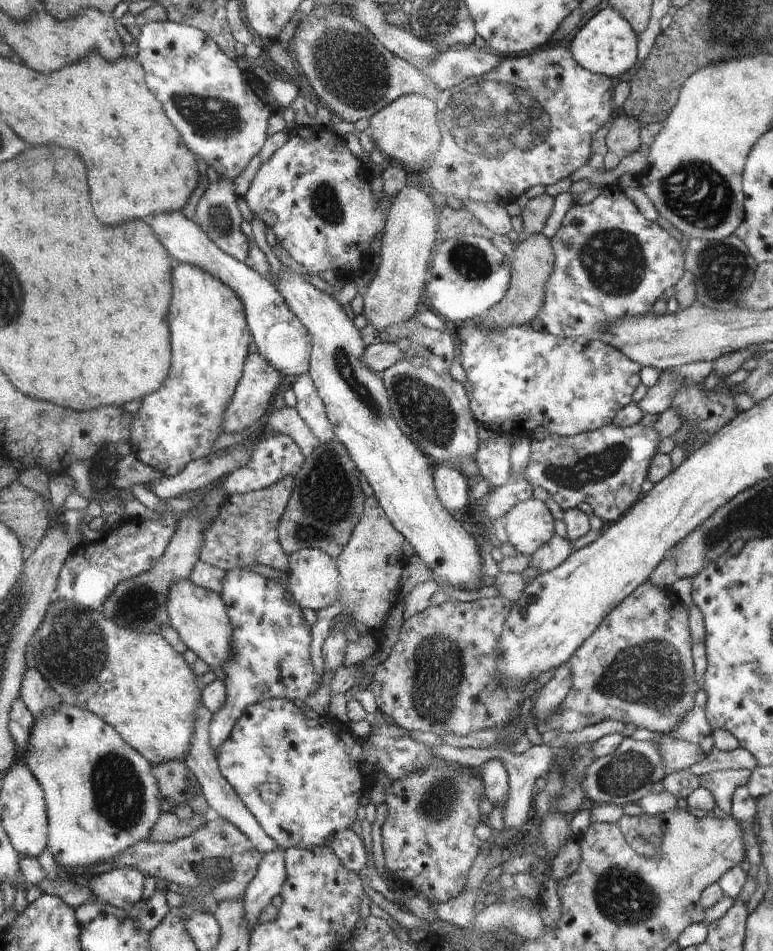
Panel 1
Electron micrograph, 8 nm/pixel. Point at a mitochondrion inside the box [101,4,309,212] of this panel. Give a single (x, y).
(209, 116)

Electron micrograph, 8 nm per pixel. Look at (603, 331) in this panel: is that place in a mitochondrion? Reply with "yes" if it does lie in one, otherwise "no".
no

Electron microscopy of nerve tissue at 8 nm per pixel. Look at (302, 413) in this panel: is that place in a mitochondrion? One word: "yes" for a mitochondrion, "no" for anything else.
no

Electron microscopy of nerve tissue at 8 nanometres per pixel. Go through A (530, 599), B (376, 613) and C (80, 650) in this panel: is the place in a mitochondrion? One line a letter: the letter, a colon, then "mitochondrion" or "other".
A: other
B: other
C: mitochondrion

